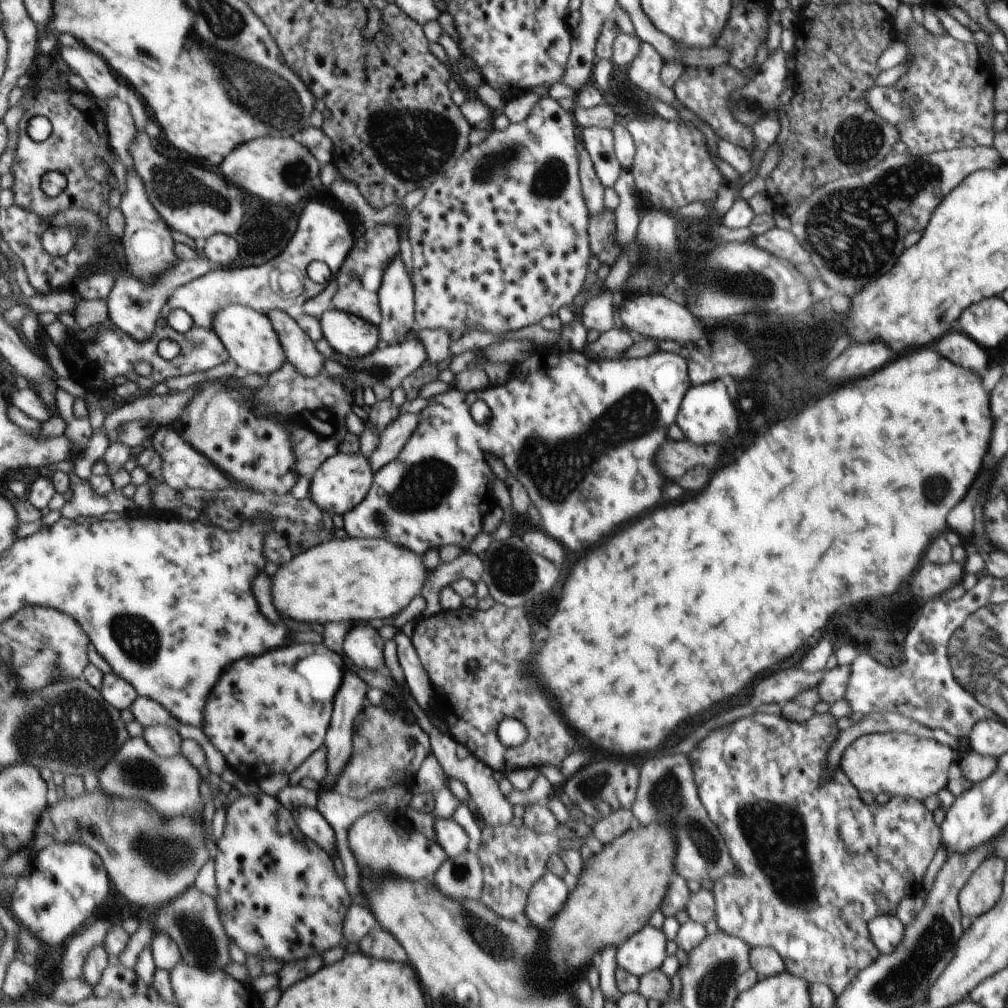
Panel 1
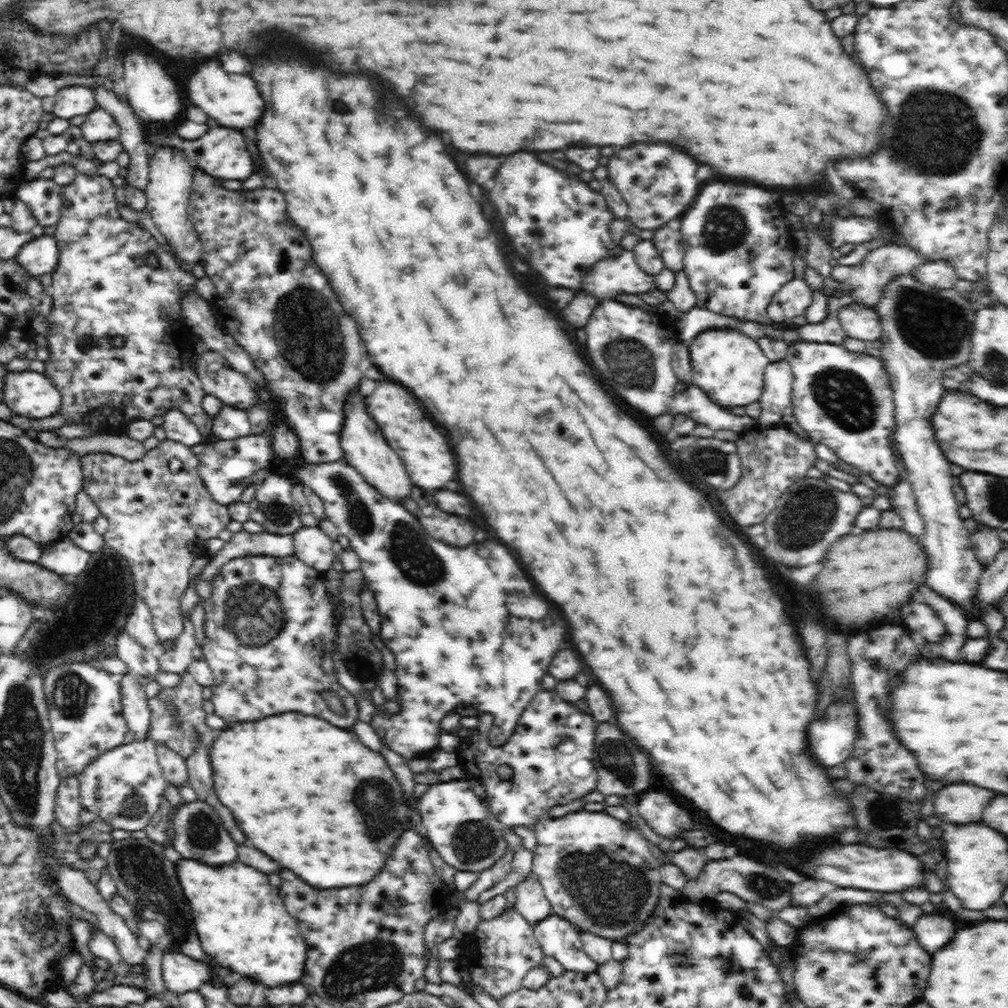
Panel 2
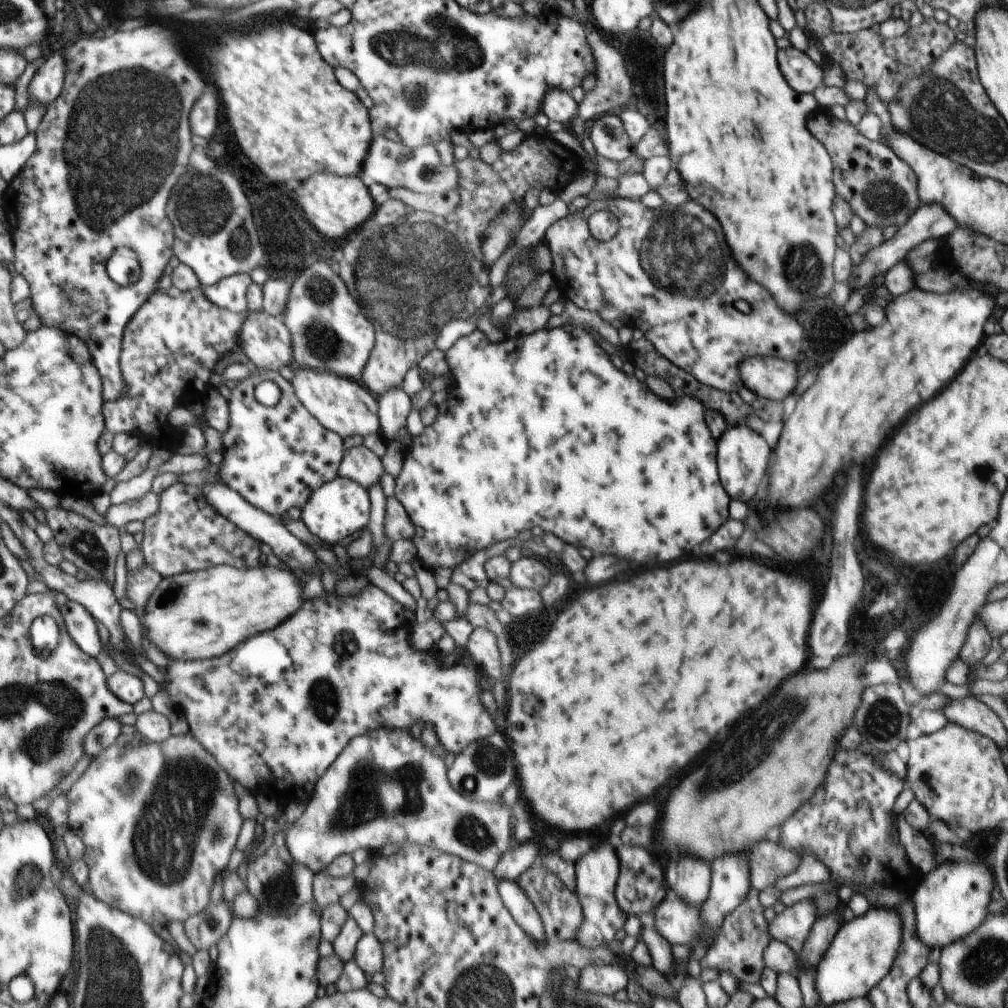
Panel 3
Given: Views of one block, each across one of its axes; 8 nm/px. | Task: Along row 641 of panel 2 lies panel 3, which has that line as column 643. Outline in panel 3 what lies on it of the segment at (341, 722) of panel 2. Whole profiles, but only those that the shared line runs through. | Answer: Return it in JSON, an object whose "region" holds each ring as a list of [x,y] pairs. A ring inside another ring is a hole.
{"region":[[[625,197],[592,201],[583,212],[574,215],[568,213],[558,222],[554,222],[554,224],[546,230],[544,239],[548,242],[548,248],[550,248],[550,254],[552,254],[551,276],[561,296],[568,298],[568,300],[572,300],[572,302],[574,302],[576,306],[582,308],[582,310],[598,312],[602,320],[608,321],[609,323],[616,319],[621,320],[631,329],[638,328],[638,330],[642,331],[644,337],[654,344],[656,350],[658,350],[664,358],[667,358],[678,368],[685,370],[688,374],[692,374],[698,382],[704,383],[706,386],[711,386],[712,388],[716,388],[716,390],[730,392],[730,394],[736,394],[744,387],[743,379],[740,378],[740,364],[742,364],[746,358],[765,356],[770,358],[781,358],[782,360],[790,362],[790,360],[794,360],[796,354],[800,352],[800,346],[802,346],[802,326],[800,326],[790,314],[784,316],[784,310],[776,304],[776,300],[774,300],[772,294],[768,296],[768,290],[766,290],[764,286],[760,286],[760,284],[756,284],[754,280],[748,278],[748,274],[744,272],[744,268],[742,268],[742,266],[738,264],[738,260],[734,258],[734,252],[730,252],[730,246],[728,246],[728,240],[726,240],[726,234],[724,234],[724,228],[722,228],[722,224],[720,224],[720,220],[714,218],[714,214],[706,210],[704,206],[700,206],[700,204],[692,202],[692,200],[683,202],[678,206],[665,202],[660,208],[655,209],[644,206],[642,201],[625,199]],[[603,210],[612,212],[612,214],[618,218],[619,228],[616,236],[614,236],[612,240],[600,242],[600,240],[596,240],[596,238],[590,234],[588,218],[590,218],[594,212]],[[736,296],[742,298],[742,300],[749,304],[751,309],[749,314],[742,314],[742,312],[738,312],[738,310],[734,308],[734,300],[738,300]]]}

